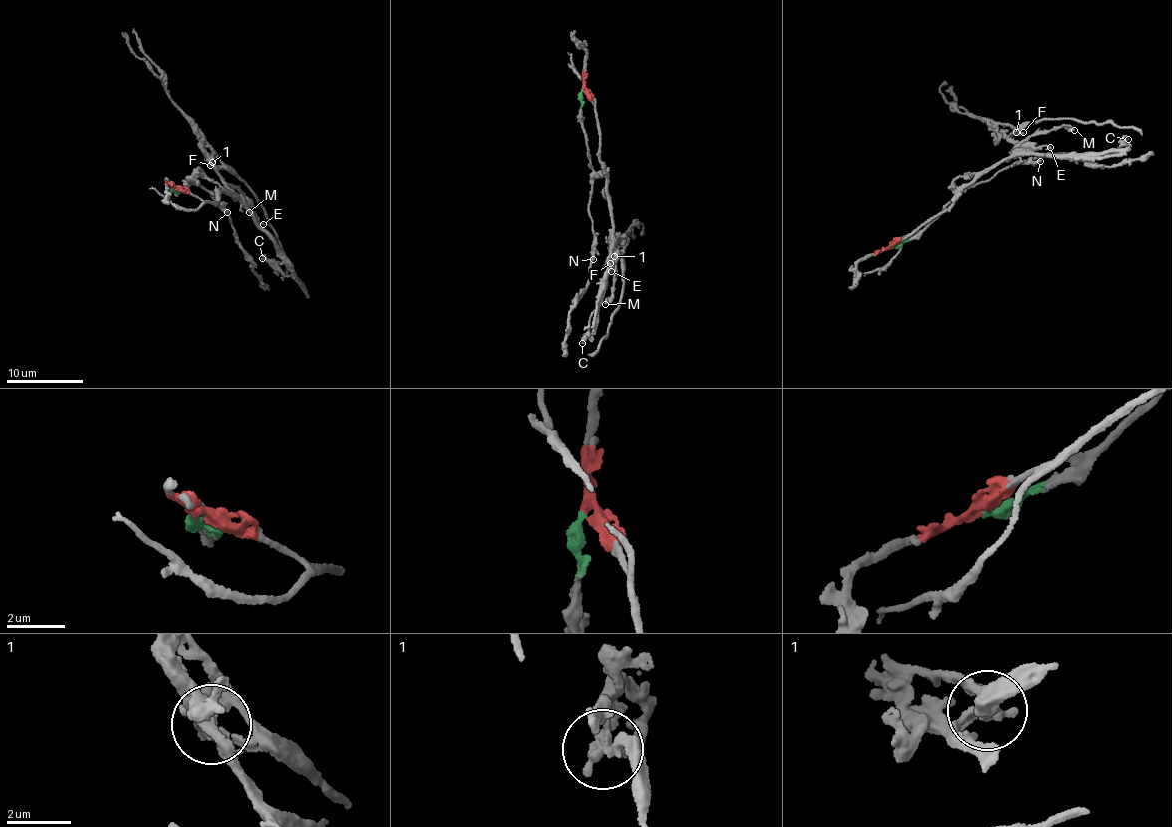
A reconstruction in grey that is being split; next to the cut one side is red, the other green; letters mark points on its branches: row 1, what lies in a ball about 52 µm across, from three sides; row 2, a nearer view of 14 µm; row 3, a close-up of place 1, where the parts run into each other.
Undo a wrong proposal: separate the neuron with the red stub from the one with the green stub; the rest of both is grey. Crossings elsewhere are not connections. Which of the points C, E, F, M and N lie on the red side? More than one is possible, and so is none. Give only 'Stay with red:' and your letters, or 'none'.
Stay with red: C, E, F, M

